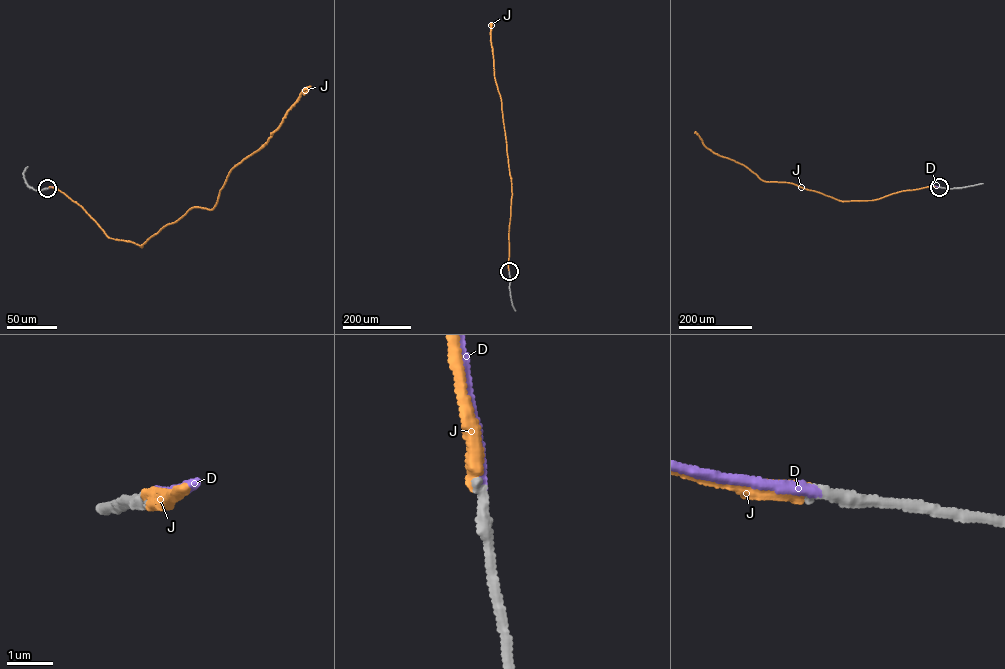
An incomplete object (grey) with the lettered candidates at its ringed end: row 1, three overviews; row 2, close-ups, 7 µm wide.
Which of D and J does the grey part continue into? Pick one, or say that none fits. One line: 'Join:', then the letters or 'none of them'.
Join: D

